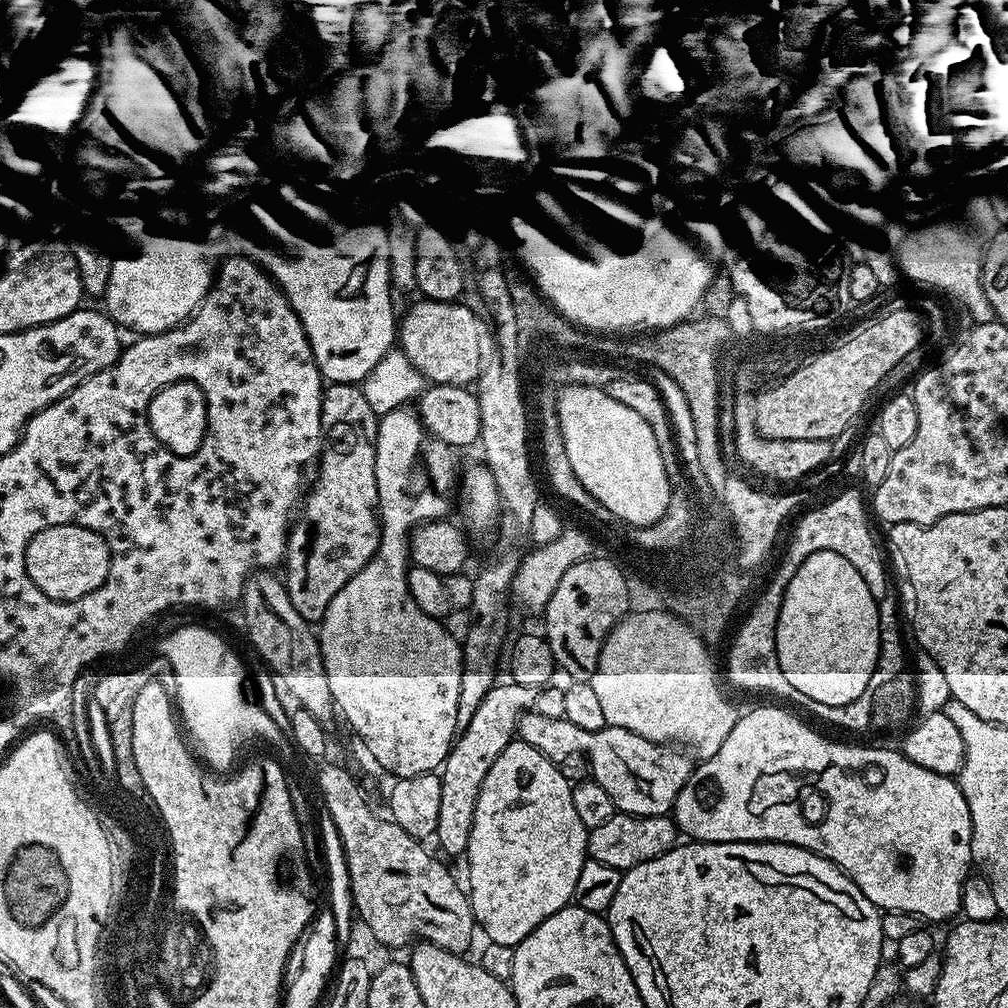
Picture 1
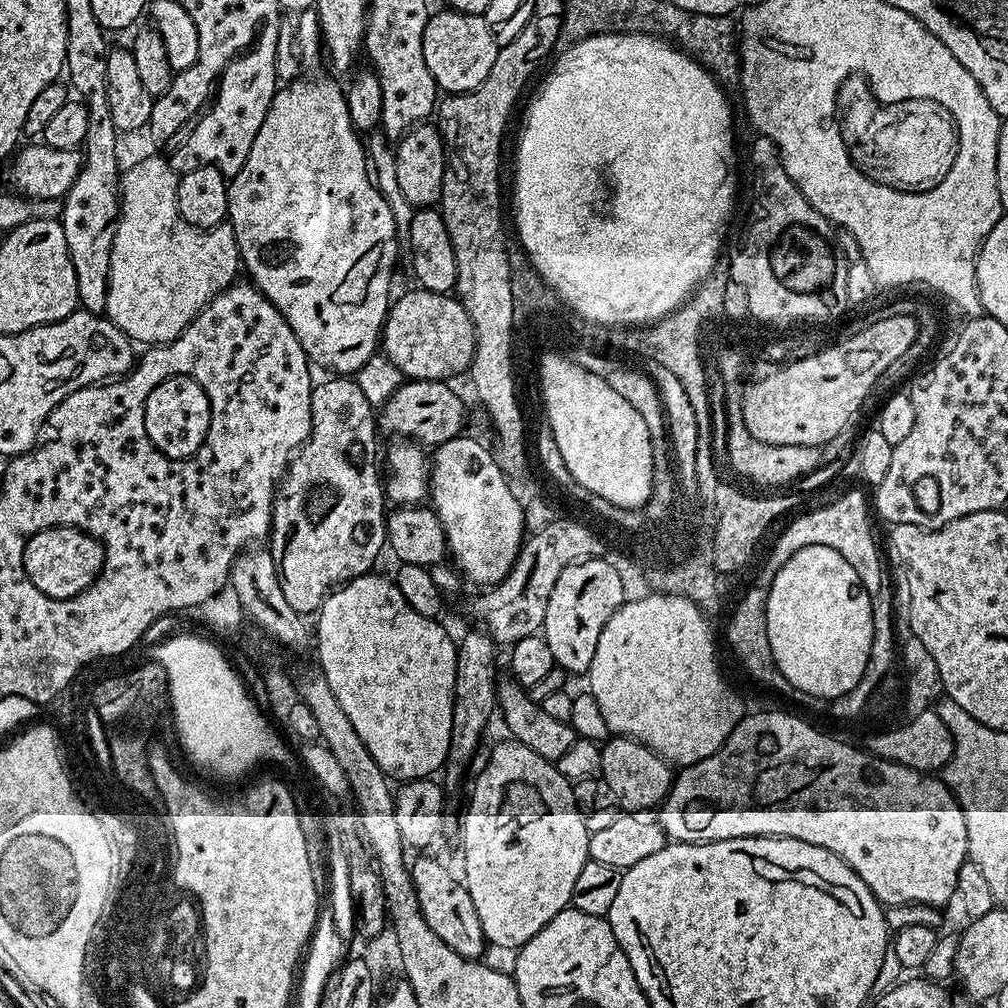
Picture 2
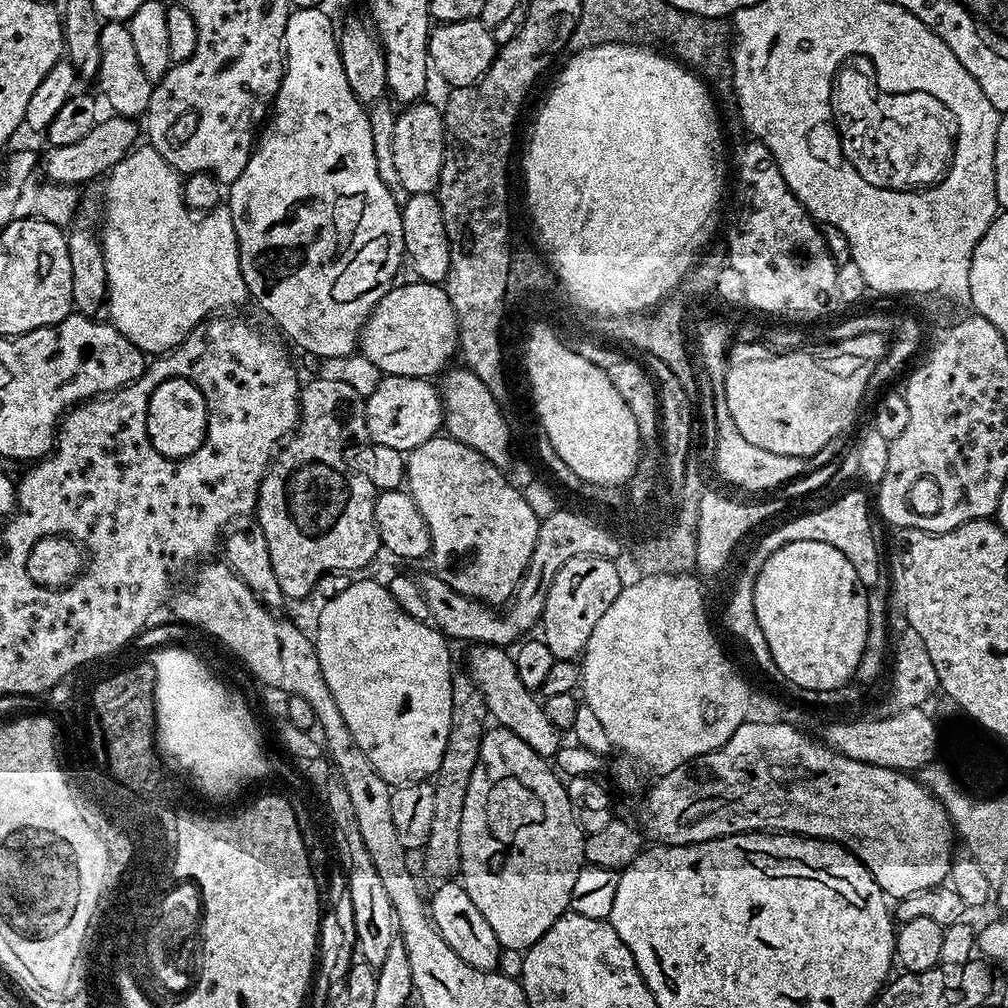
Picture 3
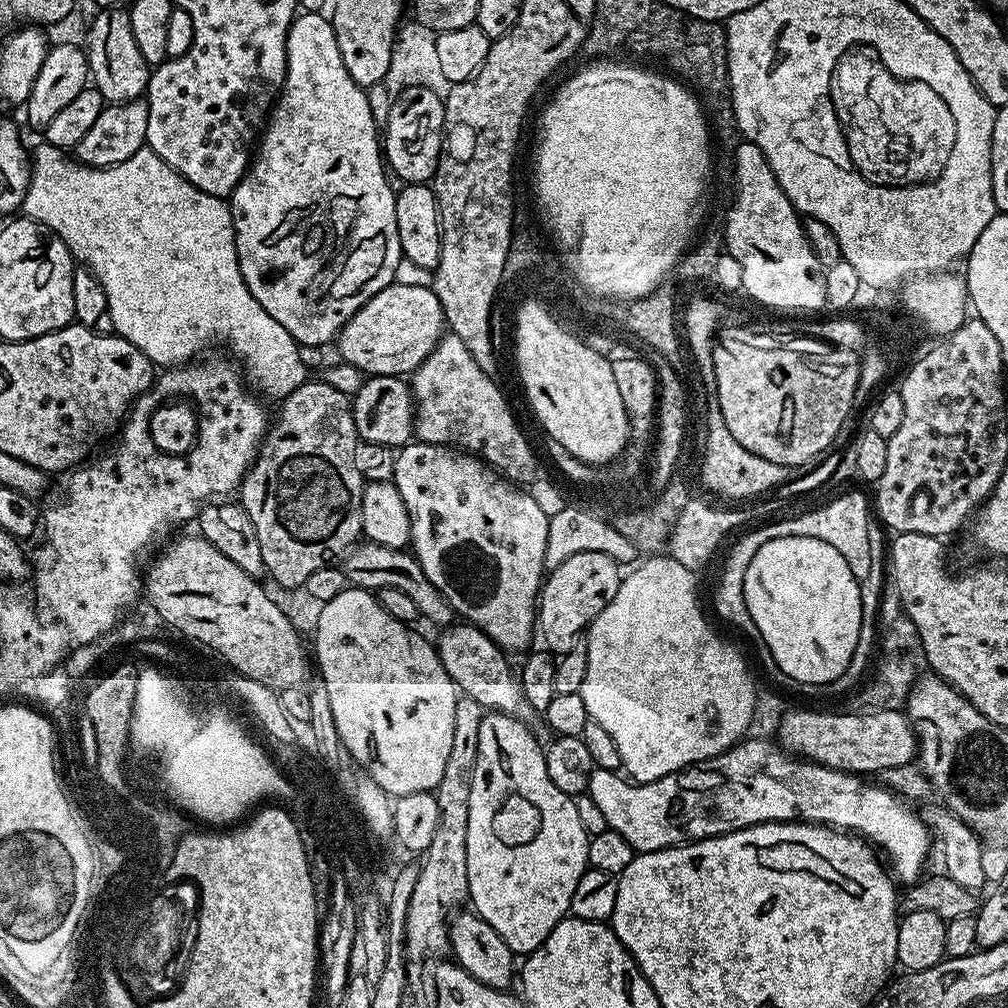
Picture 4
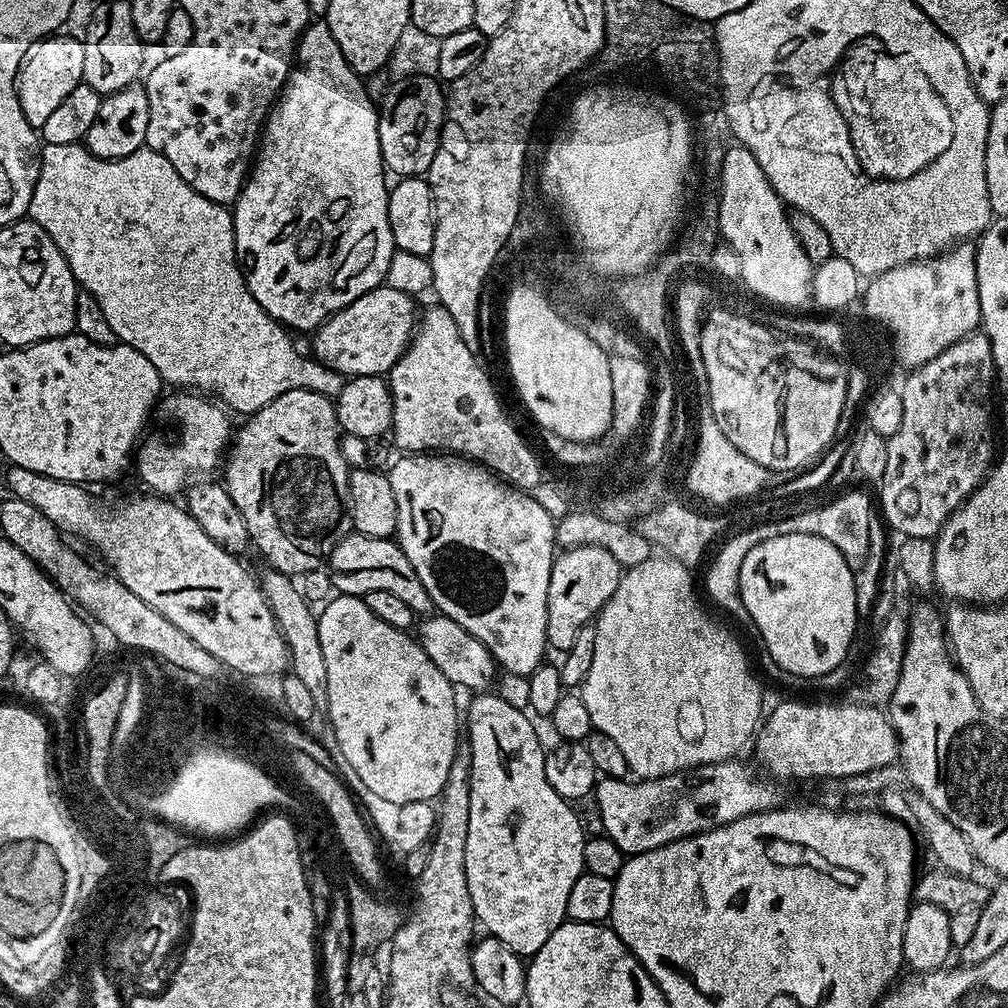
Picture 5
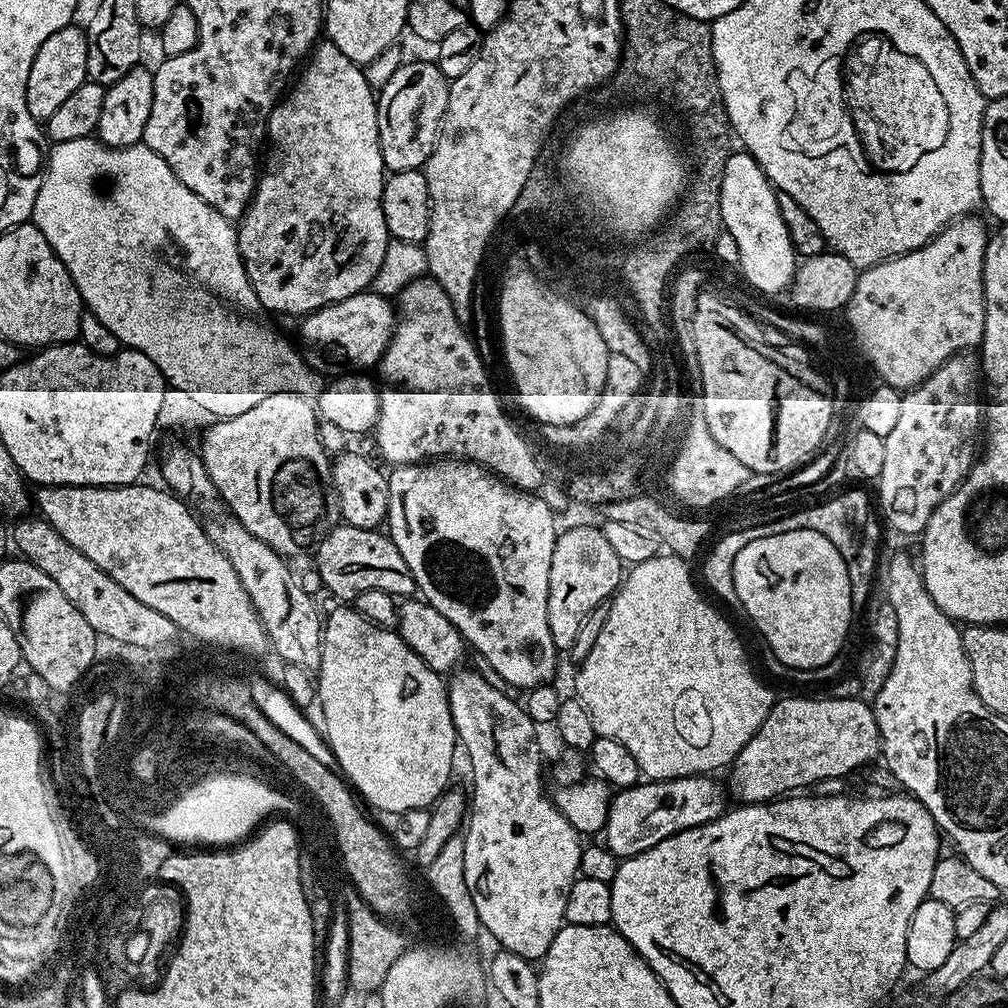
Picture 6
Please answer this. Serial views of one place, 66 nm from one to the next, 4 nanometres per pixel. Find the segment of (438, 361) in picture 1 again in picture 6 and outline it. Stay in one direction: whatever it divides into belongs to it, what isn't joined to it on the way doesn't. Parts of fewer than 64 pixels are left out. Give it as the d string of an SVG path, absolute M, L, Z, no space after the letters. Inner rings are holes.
M365 290L303 317L299 321L298 351L321 374L360 374L379 365L392 340L397 319L397 309L389 297Z

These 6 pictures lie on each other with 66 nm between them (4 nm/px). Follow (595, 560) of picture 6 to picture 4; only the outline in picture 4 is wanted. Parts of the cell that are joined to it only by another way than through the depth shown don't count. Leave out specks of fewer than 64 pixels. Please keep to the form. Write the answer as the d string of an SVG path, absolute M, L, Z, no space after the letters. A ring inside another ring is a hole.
M597 552L574 554L574 558L566 558L562 566L551 569L538 597L538 632L544 635L543 647L553 654L575 648L592 619L614 598L621 579L622 572L616 561Z

